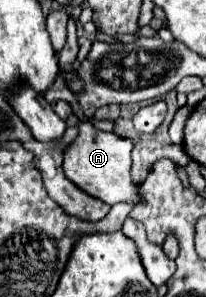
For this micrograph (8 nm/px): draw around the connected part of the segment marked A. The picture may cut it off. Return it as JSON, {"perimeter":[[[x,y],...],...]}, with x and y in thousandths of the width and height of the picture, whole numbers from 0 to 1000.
{"perimeter":[[[437,407],[388,414],[379,434],[388,434],[388,455],[311,508],[311,582],[320,582],[320,596],[359,623],[379,623],[398,643],[417,643],[427,657],[447,657],[447,663],[466,663],[524,690],[563,690],[563,684],[680,690],[689,684],[680,636],[631,596],[631,562],[641,562],[631,508],[650,495],[650,475],[573,461],[563,448],[476,441],[447,428]]]}

